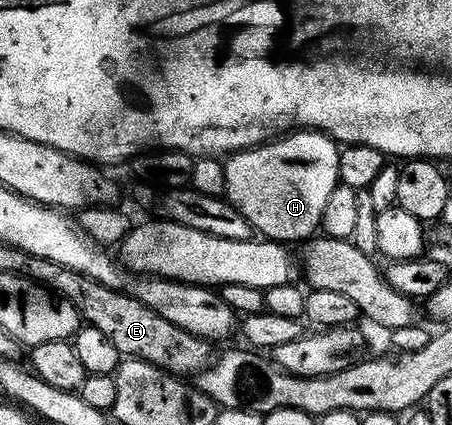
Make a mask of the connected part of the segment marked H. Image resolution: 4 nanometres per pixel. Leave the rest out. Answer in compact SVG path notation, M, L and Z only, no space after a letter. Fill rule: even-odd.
M296 130L255 148L232 152L223 160L226 199L231 201L234 208L241 210L241 214L245 214L260 237L280 242L306 241L316 235L321 214L325 214L325 202L329 202L329 194L333 194L340 183L337 170L339 150L340 145L323 132Z

